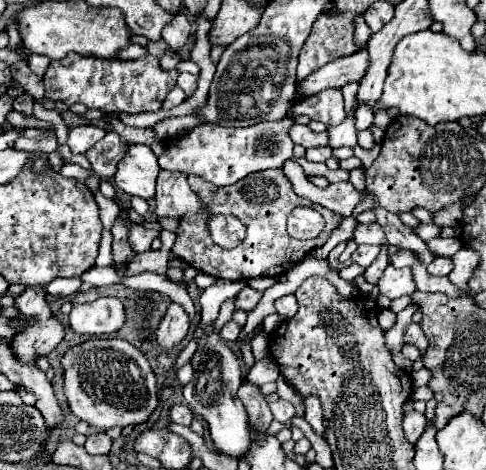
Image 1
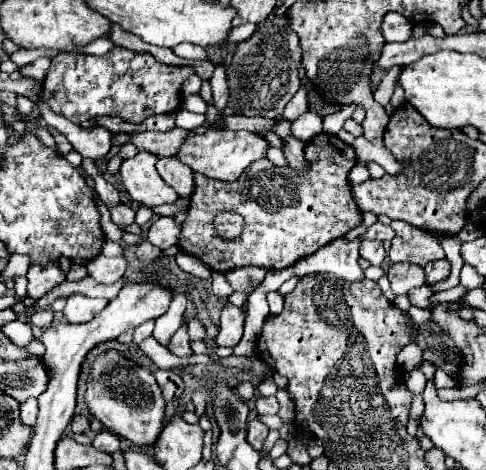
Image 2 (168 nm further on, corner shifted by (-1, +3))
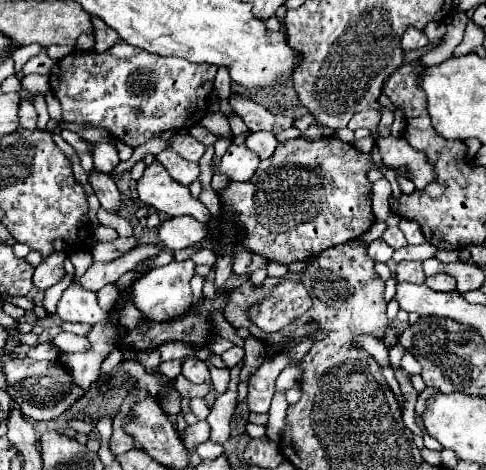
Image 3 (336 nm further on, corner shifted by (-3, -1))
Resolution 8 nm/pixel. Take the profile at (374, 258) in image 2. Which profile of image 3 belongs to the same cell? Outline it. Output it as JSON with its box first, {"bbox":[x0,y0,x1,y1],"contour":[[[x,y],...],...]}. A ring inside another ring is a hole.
{"bbox":[367,240,393,262],"contour":[[[375,240],[375,242],[371,242],[367,246],[367,254],[375,262],[389,262],[391,260],[391,254],[393,254],[393,248],[387,246],[383,240]]]}

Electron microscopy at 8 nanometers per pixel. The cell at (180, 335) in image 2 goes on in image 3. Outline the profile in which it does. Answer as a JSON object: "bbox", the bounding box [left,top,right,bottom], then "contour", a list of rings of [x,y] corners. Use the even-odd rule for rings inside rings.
{"bbox":[181,356,211,384],"contour":[[[187,356],[187,358],[183,360],[181,374],[183,374],[187,380],[195,382],[195,384],[211,382],[211,380],[209,380],[209,368],[207,368],[207,364],[201,362],[201,360],[197,360],[197,358],[191,358],[191,356]]]}

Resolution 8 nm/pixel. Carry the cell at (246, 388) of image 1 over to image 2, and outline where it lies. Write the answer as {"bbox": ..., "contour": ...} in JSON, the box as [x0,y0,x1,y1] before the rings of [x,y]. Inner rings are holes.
{"bbox":[247,418,269,452],"contour":[[[253,418],[253,420],[249,422],[247,442],[259,452],[259,450],[263,448],[263,442],[265,442],[265,438],[267,438],[267,432],[269,432],[269,428],[267,428],[265,424],[261,424],[257,418]]]}

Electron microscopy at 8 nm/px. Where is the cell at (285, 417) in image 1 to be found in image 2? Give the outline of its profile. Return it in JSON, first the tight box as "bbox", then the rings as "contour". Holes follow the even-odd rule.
{"bbox":[257,396,279,414],"contour":[[[269,396],[269,398],[257,398],[257,412],[259,414],[277,414],[279,412],[279,404],[277,404],[277,398],[275,396]]]}

